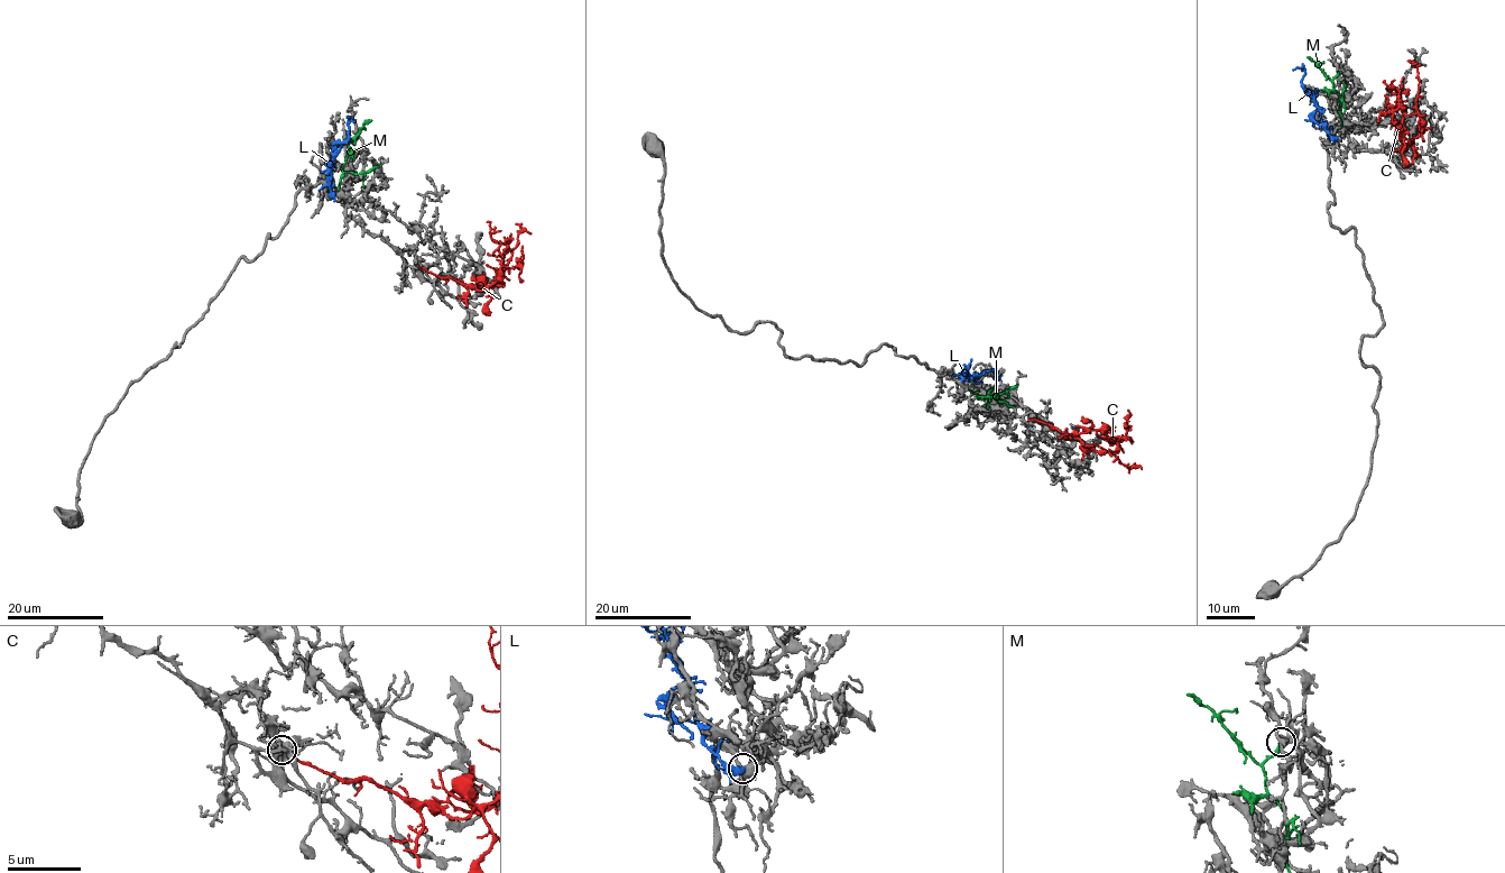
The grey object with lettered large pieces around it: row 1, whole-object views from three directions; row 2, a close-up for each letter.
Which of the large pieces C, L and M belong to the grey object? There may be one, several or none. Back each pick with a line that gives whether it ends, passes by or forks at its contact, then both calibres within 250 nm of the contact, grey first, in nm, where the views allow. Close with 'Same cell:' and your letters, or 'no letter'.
L: it ends | 360/500 nm
Same cell: L

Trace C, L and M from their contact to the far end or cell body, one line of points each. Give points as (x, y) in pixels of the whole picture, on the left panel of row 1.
C: (422, 267), (479, 290), (492, 285), (506, 246), (491, 238), (487, 221)
L: (332, 196), (332, 162), (348, 138), (349, 117), (345, 117)
M: (347, 139), (349, 155), (342, 166), (344, 172), (360, 174), (380, 163)

